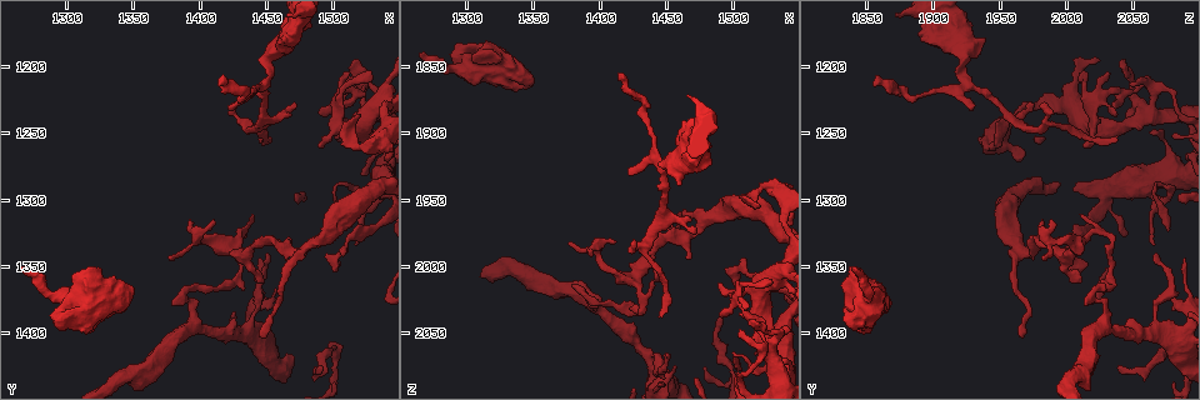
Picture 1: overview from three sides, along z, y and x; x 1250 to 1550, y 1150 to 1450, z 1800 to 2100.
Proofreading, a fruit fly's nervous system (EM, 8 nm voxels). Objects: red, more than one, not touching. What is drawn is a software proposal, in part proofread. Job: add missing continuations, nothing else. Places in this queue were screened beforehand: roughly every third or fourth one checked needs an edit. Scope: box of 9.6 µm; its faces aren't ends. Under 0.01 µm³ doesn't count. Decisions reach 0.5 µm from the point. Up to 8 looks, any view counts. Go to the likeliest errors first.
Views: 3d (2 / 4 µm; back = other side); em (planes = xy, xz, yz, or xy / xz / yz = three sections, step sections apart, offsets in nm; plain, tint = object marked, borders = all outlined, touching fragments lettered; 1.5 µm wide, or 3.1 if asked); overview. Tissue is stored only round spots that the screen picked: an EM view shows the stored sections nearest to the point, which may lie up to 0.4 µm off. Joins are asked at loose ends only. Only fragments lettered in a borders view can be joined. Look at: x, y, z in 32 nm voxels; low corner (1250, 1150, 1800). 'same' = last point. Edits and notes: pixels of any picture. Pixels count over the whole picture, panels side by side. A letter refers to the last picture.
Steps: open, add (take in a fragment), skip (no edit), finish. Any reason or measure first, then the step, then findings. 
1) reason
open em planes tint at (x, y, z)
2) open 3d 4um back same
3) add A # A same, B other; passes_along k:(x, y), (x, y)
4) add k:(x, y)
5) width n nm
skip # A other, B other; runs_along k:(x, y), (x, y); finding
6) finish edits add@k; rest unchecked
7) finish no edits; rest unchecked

thin end
open em planes borders at (1392, 1318, 1988)

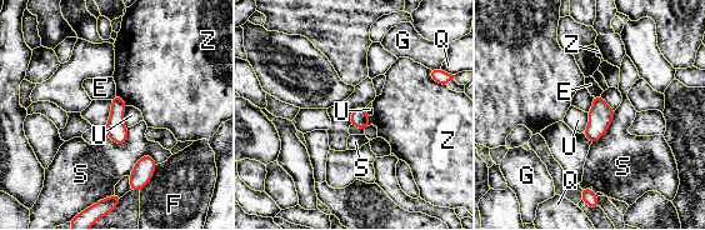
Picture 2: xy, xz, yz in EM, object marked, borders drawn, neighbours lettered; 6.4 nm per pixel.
skip # E other, F other, G other, Q other, S other, U other, Z other; border 2:(126, 105), (126, 128); none of them fits

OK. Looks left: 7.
tapers out
open 3d 2um at (1416, 1214, 1854)

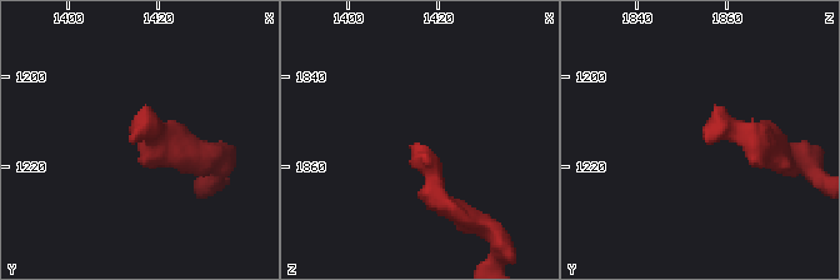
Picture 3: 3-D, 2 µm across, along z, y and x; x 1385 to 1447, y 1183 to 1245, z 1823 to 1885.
open em planes borders at (1414, 1214, 1854)

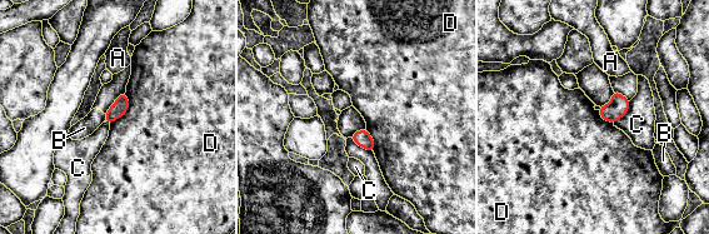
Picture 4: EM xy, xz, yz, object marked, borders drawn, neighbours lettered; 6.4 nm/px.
skip # A other, B other, C other, D other; border 4:(126, 91), (128, 110), (109, 124); no lettered fragment goes on from it

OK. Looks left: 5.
branch stops here
open em planes borders at (1502, 1348, 2016)

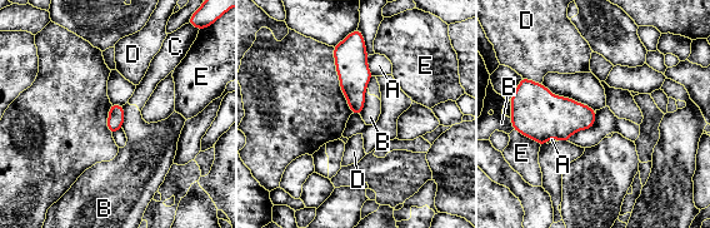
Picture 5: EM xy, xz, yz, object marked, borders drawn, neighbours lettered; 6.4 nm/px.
width 110 nm
skip # A other, B other, C other, D other, E other; border 5:(366, 88), (364, 107), (359, 114); no lettered fragment goes on from it

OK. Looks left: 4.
finish no edits; rest unchecked

